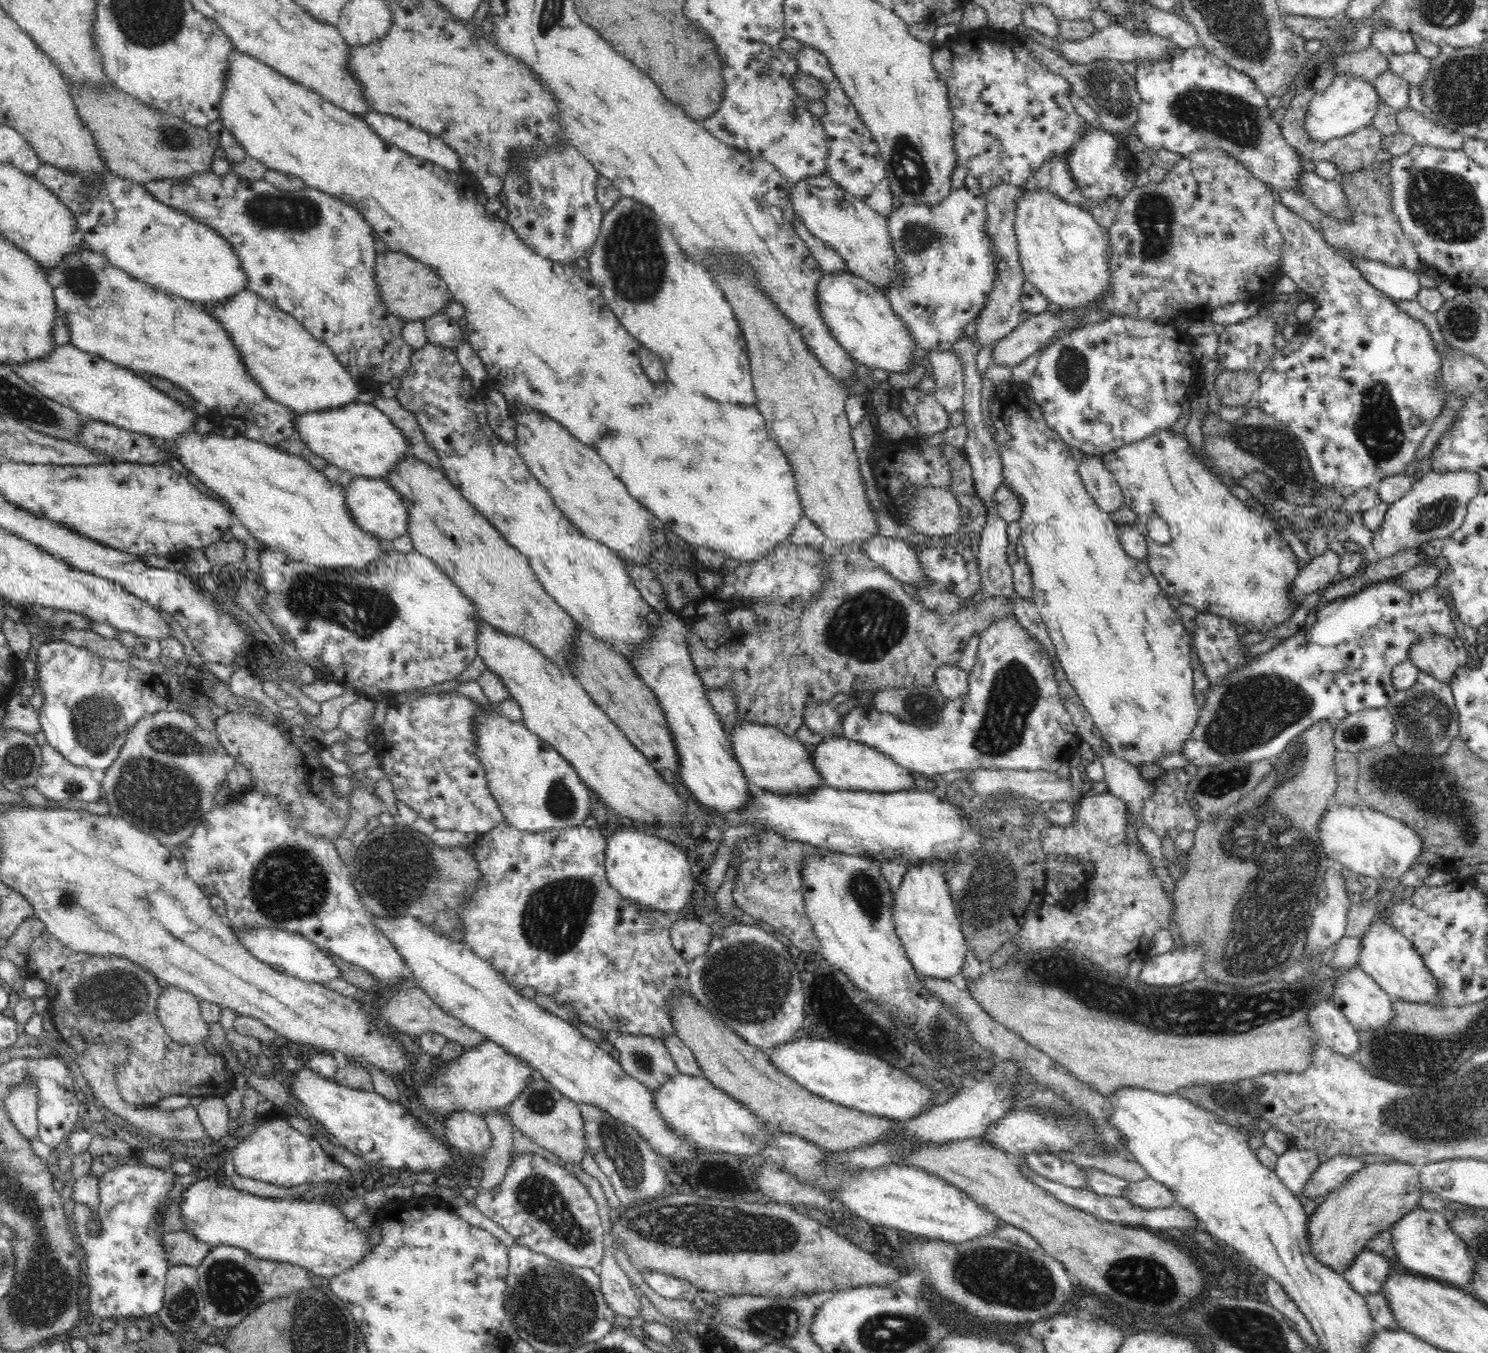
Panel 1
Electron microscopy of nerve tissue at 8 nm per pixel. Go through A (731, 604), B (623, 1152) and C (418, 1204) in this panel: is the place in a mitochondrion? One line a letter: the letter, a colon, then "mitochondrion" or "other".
A: other
B: mitochondrion
C: other

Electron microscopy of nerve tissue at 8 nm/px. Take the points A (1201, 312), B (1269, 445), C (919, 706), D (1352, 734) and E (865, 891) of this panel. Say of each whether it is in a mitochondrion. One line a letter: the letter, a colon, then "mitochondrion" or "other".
A: other
B: mitochondrion
C: mitochondrion
D: mitochondrion
E: mitochondrion

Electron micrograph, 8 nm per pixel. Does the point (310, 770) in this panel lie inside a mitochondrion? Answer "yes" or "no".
no

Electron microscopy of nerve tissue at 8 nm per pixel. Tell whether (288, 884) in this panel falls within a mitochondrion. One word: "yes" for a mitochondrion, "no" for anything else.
yes

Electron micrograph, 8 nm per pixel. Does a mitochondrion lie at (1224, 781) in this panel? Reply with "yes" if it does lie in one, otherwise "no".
yes

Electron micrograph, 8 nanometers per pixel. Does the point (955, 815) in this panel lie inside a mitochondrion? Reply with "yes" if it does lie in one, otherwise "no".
no

